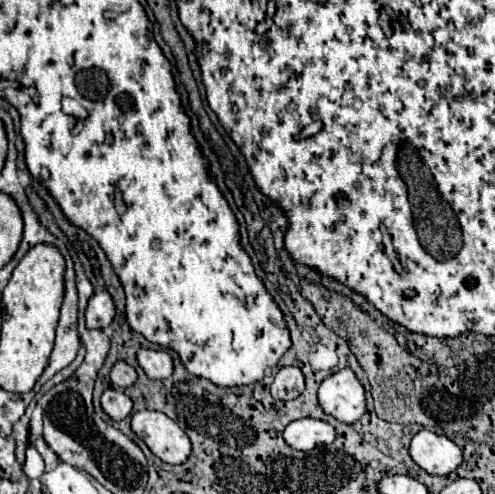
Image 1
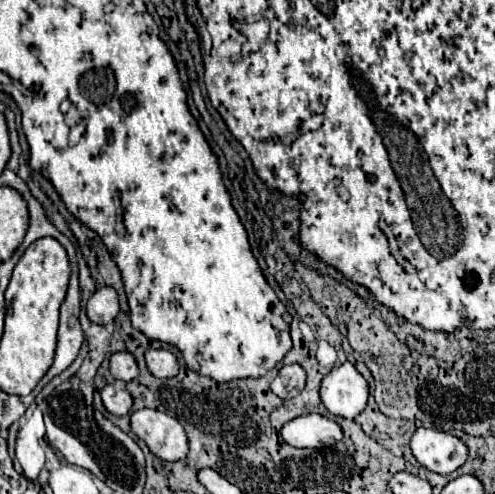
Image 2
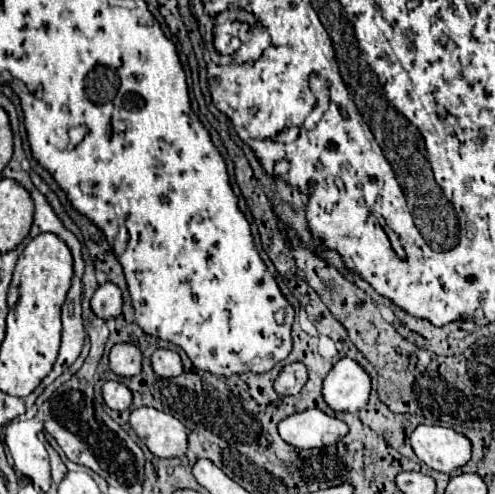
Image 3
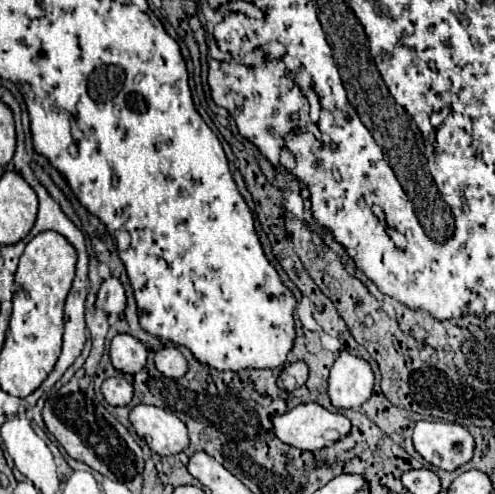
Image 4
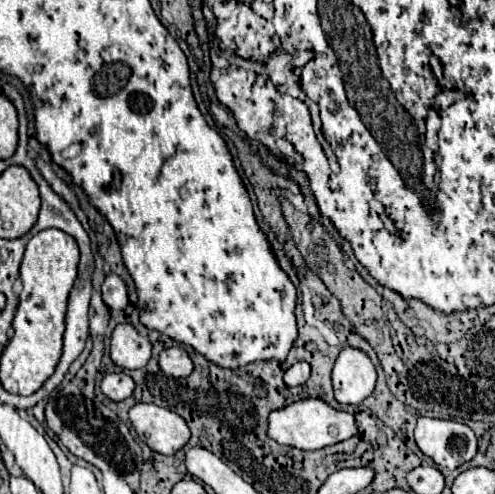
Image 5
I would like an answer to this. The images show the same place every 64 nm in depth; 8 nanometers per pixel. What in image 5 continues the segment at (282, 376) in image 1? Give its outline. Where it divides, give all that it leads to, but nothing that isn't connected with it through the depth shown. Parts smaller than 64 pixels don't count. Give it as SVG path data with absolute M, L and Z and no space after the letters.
M296 362L294 366L290 366L284 374L284 382L288 386L302 386L310 376L310 364L308 362Z

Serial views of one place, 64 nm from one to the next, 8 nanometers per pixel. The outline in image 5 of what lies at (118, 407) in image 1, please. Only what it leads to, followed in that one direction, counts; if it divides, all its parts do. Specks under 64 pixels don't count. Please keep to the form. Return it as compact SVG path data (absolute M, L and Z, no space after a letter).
M126 372L106 374L106 376L102 378L102 384L100 384L104 396L110 398L110 400L114 400L114 402L120 402L120 400L130 398L132 392L134 392L134 386L136 386L136 384L134 384L132 376L126 374Z

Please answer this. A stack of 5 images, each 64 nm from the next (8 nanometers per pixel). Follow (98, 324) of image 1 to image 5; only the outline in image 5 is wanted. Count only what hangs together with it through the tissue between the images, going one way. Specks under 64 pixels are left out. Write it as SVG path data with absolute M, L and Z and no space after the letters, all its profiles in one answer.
M108 274L102 284L102 298L108 308L124 310L128 306L128 288L118 274Z

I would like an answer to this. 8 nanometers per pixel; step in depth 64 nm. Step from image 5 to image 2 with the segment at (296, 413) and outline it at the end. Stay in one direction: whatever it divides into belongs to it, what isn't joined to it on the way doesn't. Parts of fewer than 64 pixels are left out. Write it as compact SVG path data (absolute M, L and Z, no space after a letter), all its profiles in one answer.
M304 414L282 426L282 438L296 448L322 448L338 442L344 436L342 428L322 416L322 414Z

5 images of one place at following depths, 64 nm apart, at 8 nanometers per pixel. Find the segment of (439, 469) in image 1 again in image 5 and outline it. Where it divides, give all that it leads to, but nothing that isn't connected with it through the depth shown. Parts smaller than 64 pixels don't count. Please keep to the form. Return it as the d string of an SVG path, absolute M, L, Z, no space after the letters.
M422 416L418 418L414 438L426 456L450 470L470 462L478 448L472 428L454 420Z

